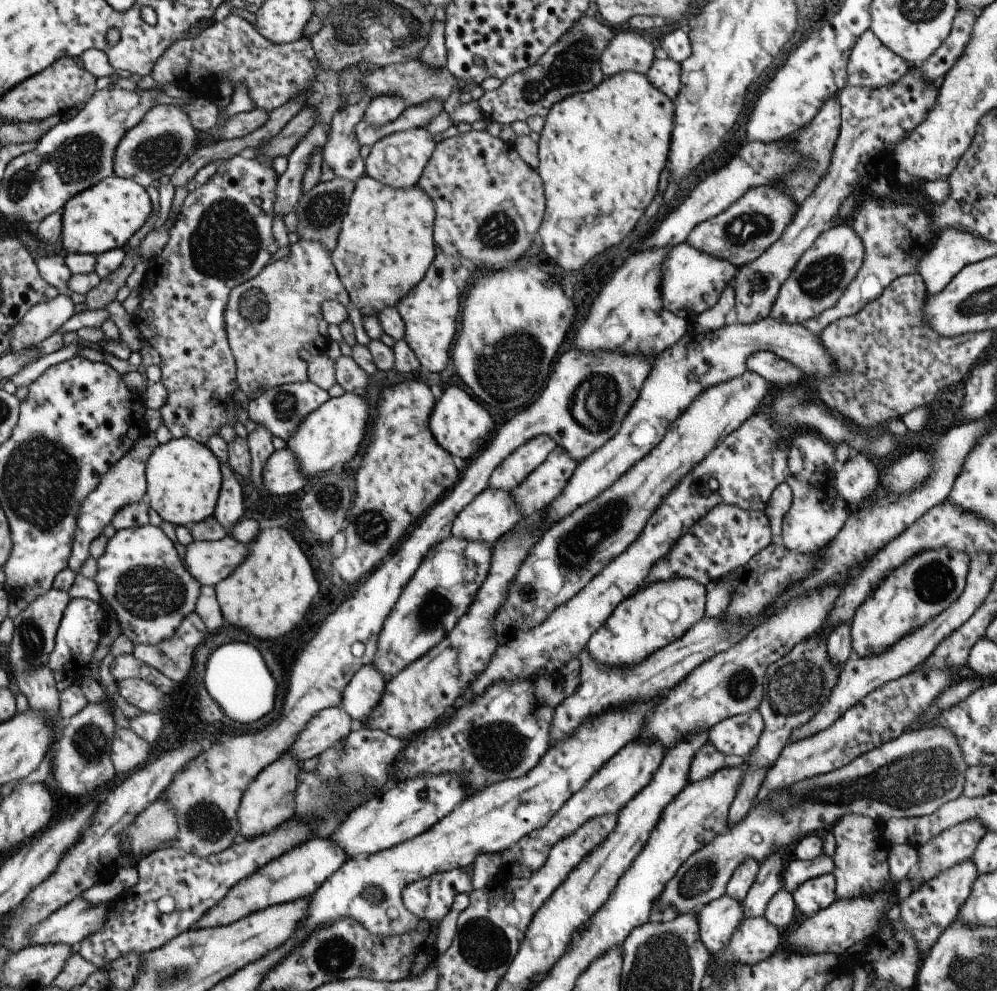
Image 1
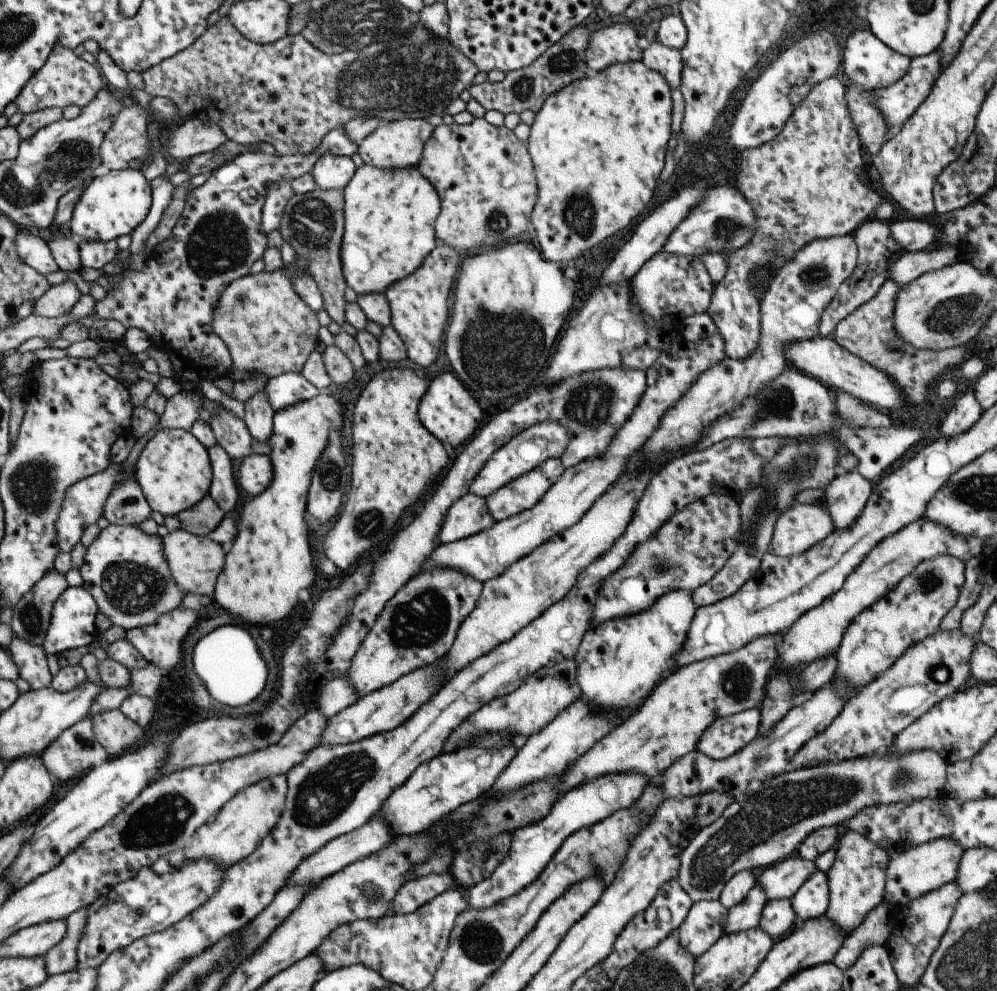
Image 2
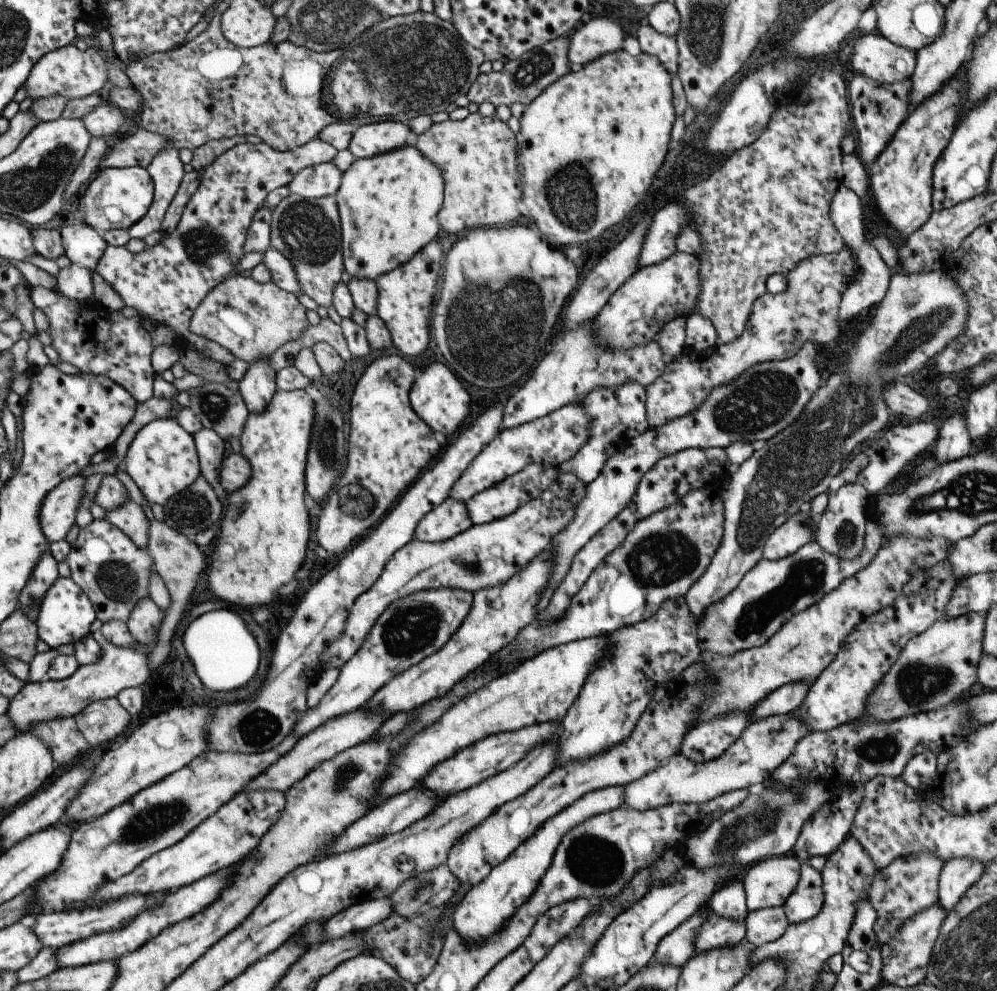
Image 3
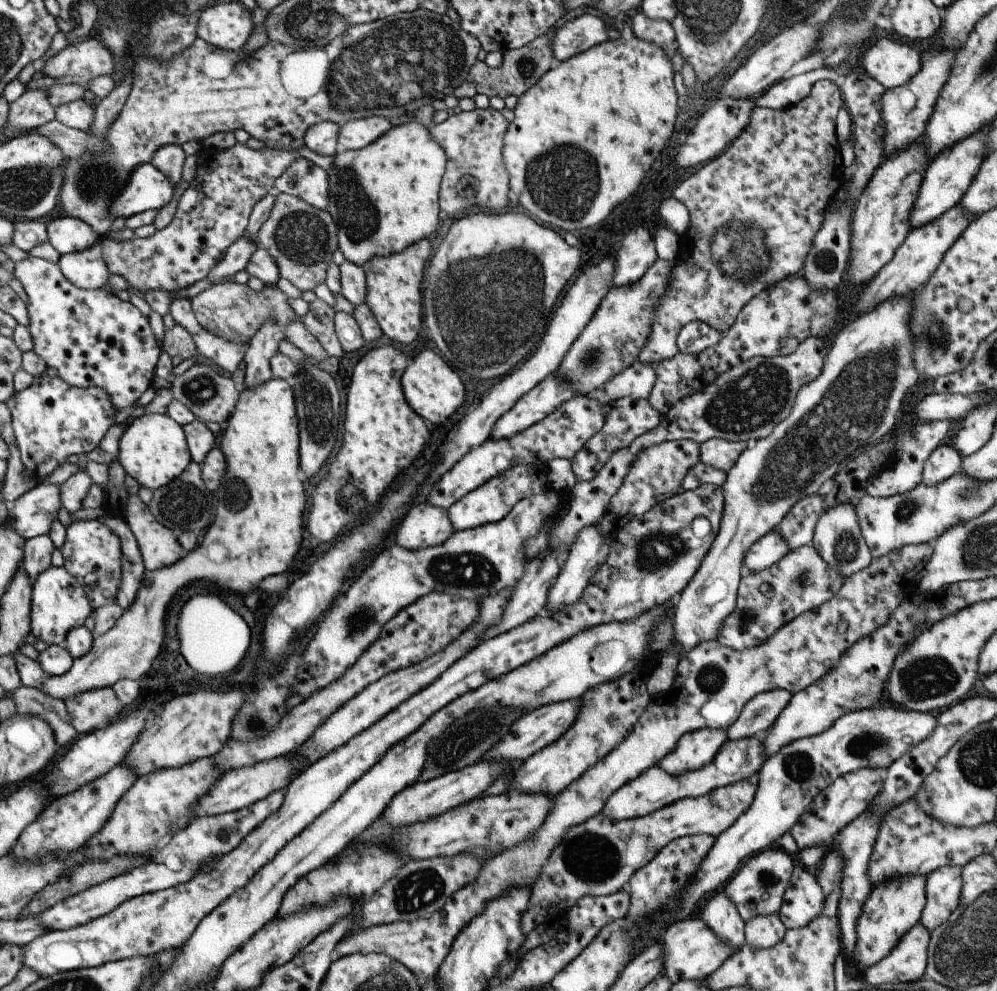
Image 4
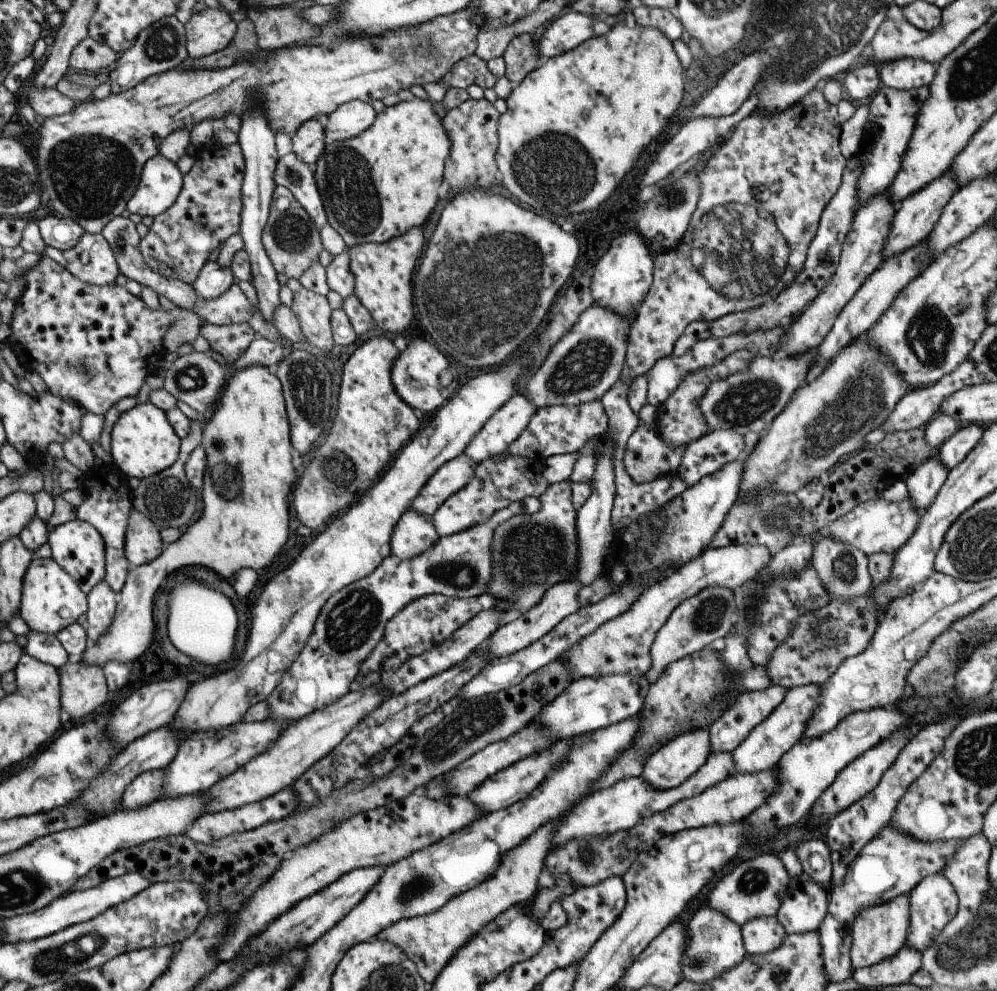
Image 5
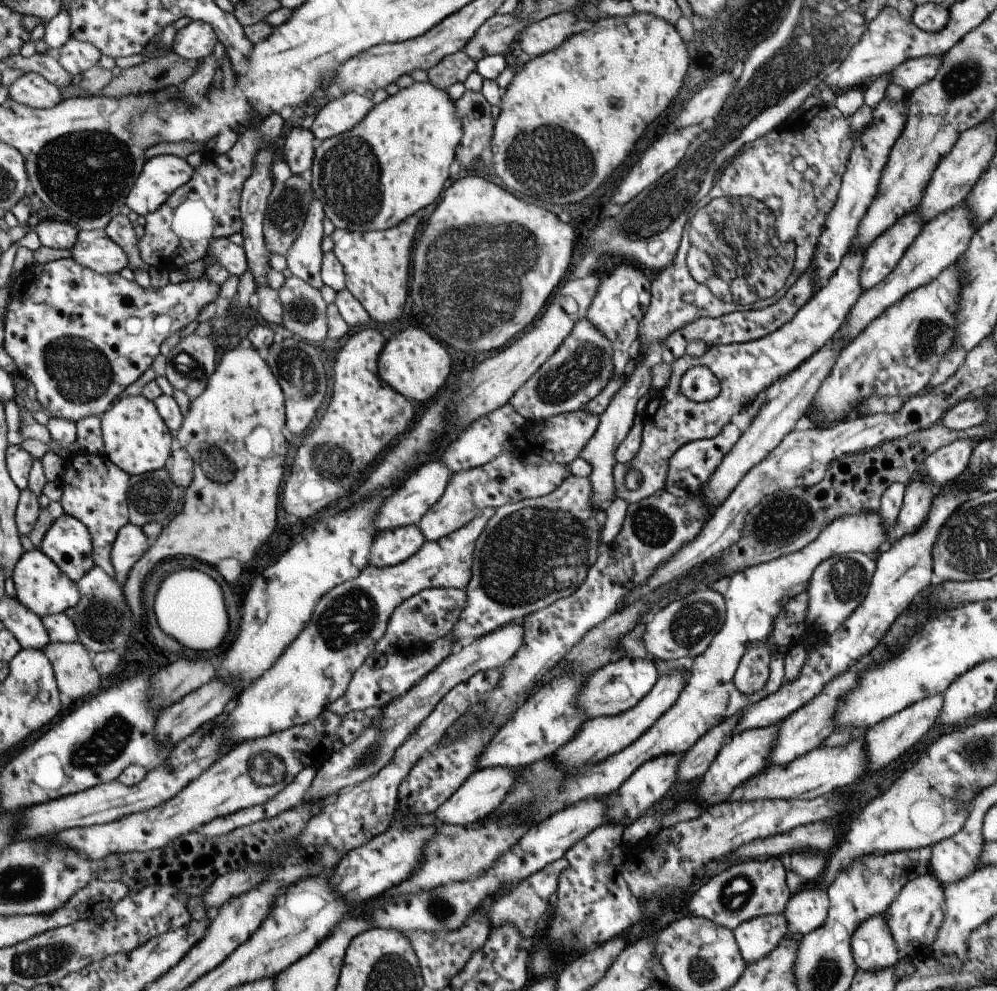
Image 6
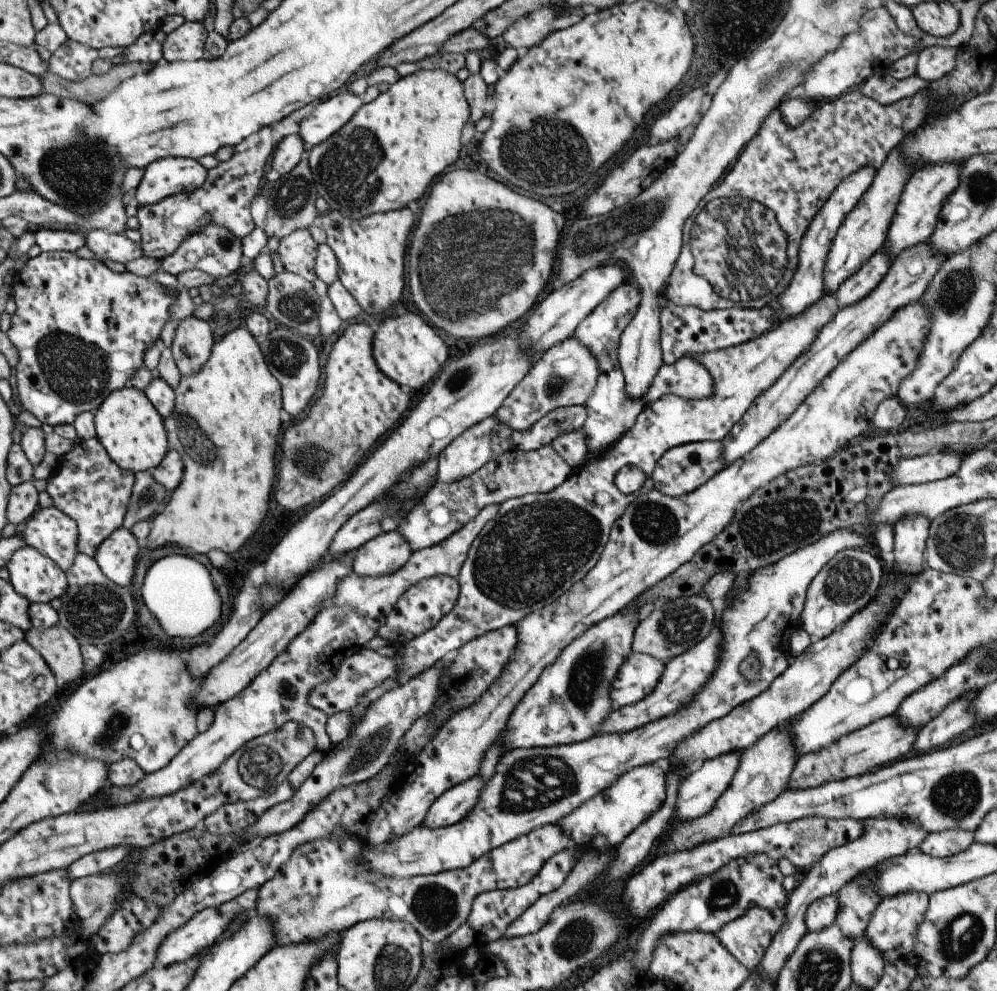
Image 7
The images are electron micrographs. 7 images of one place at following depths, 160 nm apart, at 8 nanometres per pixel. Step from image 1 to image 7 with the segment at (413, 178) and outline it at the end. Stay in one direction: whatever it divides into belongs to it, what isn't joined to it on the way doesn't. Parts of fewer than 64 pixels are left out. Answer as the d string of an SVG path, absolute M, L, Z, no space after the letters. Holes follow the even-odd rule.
M349 91L323 99L297 123L297 136L301 138L307 150L313 148L336 134L337 130L359 110L361 104L363 102Z

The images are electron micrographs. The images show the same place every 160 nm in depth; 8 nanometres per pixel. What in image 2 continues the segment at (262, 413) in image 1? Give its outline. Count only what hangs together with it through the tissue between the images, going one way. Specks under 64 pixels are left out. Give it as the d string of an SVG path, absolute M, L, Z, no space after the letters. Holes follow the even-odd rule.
M285 372L266 382L265 394L273 410L309 400L318 395L318 389L303 378L300 373Z

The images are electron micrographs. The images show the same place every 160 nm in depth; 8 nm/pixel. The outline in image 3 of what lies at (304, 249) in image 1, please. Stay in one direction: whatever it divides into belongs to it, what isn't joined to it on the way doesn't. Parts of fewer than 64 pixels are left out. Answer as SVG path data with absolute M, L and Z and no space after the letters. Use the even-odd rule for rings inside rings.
M237 273L205 295L193 311L189 330L215 341L234 358L252 365L255 361L267 359L285 343L296 341L309 325L306 308L293 293L284 291L271 280L260 283L251 276Z

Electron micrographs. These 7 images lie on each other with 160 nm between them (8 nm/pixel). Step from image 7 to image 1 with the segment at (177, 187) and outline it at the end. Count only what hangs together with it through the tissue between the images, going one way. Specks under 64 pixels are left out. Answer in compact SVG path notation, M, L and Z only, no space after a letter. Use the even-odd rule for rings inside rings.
M113 174L74 194L60 210L61 246L66 253L98 255L120 249L151 212L147 192L134 180Z

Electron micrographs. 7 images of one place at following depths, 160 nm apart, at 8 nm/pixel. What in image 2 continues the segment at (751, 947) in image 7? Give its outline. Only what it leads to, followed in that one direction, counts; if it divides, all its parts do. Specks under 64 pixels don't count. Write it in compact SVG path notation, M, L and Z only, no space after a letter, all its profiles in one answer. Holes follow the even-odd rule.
M789 899L768 900L761 910L758 927L769 934L769 938L779 940L792 930L794 920L795 912L791 910Z

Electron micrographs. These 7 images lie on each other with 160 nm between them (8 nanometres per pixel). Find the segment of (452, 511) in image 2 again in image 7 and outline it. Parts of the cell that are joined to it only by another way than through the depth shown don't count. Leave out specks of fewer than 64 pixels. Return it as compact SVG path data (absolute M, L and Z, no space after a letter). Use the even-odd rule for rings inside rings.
M395 531L379 533L353 550L352 571L359 576L381 576L399 570L412 553Z

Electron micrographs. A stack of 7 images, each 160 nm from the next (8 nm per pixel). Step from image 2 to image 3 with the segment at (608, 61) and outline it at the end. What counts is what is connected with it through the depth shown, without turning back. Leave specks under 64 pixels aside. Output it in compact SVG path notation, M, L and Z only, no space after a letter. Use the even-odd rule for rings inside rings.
M593 18L579 24L572 33L568 38L567 58L574 70L599 57L623 50L624 32L618 23L607 18Z

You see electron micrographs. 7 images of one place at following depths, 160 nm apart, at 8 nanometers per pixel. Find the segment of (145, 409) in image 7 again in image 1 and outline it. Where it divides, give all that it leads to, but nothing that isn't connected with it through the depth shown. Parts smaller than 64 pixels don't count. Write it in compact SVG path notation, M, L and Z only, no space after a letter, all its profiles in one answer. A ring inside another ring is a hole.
M187 437L171 438L165 444L158 444L144 465L146 478L145 500L148 506L153 508L163 521L185 527L195 525L214 513L222 476L217 458L205 445Z

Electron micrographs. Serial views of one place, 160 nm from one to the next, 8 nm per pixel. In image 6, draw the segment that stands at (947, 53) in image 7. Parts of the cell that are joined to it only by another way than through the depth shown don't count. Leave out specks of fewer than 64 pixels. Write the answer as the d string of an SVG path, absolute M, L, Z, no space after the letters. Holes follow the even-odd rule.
M918 57L899 64L889 73L893 85L912 92L919 86L930 82L940 66L940 57Z

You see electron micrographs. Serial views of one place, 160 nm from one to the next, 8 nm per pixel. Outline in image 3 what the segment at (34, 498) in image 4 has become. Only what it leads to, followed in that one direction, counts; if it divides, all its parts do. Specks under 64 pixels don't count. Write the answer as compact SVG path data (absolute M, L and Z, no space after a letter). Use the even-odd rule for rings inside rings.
M81 475L69 477L62 480L45 495L40 508L40 525L42 533L50 543L63 541L67 531L74 525L77 509L86 496L86 478L87 476Z

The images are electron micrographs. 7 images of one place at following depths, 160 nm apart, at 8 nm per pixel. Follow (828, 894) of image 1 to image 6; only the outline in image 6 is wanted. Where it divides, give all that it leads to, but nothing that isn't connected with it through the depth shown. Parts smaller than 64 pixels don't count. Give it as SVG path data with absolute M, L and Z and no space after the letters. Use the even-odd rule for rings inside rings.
M803 888L791 894L783 916L787 922L786 932L803 936L821 927L827 918L829 900L825 888Z

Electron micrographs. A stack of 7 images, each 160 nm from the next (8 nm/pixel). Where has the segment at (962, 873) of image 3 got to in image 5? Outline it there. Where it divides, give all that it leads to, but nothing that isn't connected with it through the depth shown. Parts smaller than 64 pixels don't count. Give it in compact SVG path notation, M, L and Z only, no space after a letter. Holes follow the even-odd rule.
M935 873L920 880L909 892L910 906L909 926L906 936L908 947L915 947L921 952L925 947L932 945L934 938L950 918L956 913L958 898L951 883L941 874Z

